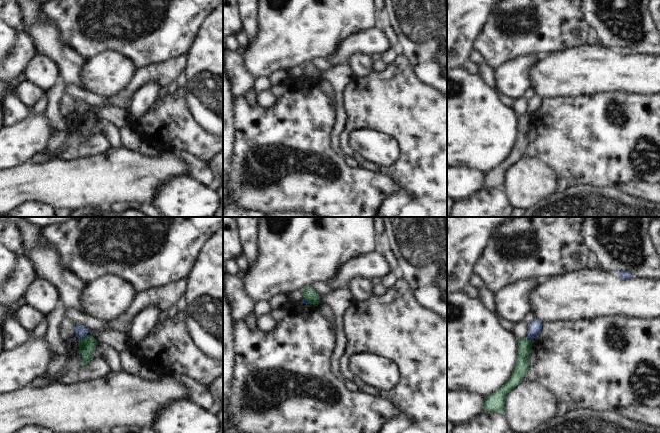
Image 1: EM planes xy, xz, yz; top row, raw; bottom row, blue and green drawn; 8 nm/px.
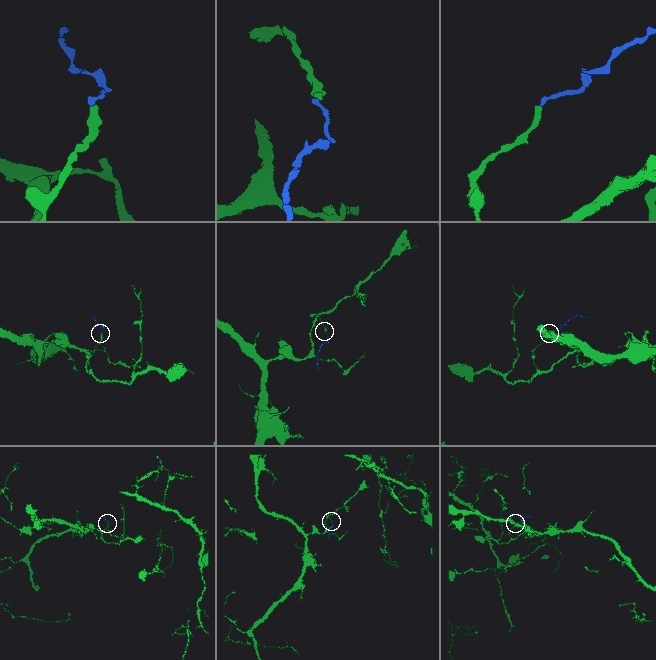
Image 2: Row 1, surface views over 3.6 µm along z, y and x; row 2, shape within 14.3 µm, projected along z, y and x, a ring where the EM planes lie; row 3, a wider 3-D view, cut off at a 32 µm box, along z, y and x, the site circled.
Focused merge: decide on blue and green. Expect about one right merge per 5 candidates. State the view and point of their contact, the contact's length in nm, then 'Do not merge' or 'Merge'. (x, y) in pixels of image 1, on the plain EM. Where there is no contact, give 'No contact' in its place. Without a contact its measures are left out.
Touches blue at xy (83, 113). Shared border 80 nm. Do not merge.

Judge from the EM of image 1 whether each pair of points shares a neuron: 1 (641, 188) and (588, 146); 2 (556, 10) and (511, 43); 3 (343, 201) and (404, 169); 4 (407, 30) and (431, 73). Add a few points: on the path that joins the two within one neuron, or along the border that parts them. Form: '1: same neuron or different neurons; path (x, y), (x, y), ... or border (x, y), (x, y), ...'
1: different neurons; border (649, 182), (624, 182), (611, 185)
2: same neuron; path (545, 25), (545, 37), (541, 41), (526, 41)
3: different neurons; border (366, 169), (386, 174), (399, 188)
4: same neuron; path (418, 41), (431, 54), (431, 62)

